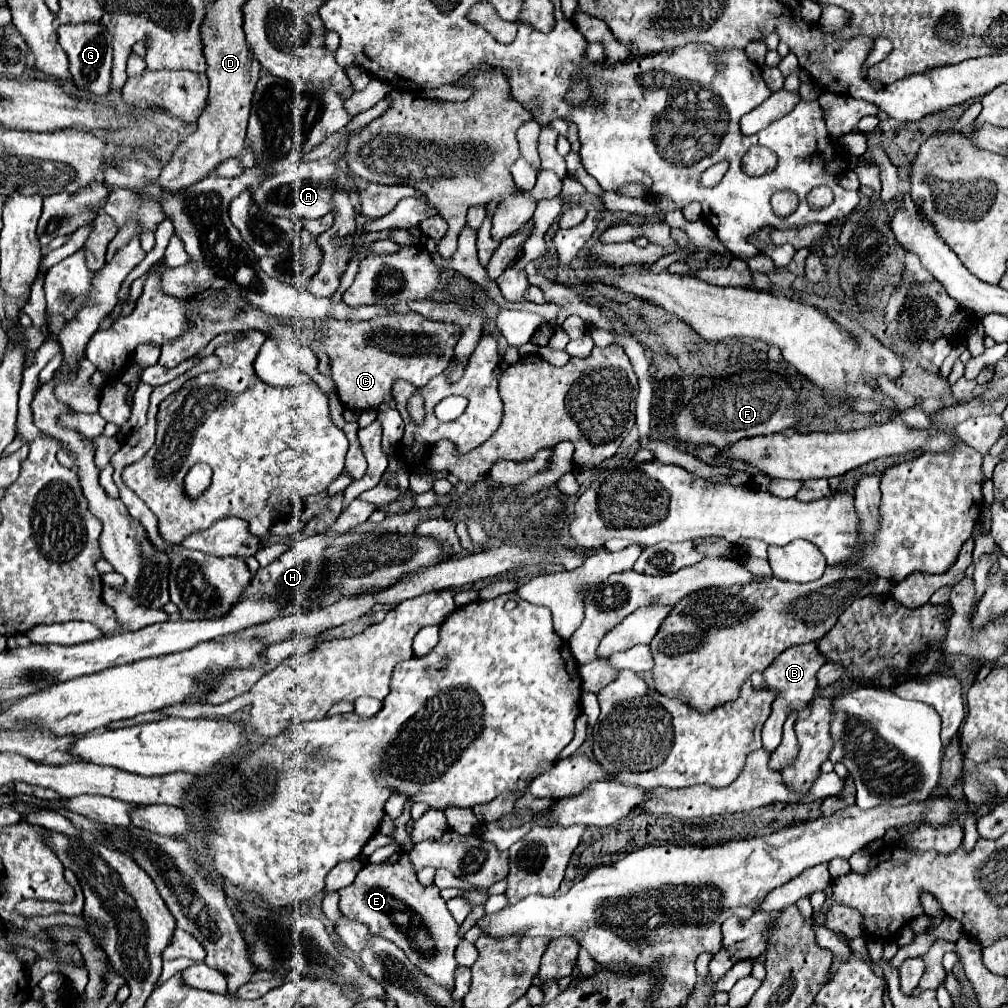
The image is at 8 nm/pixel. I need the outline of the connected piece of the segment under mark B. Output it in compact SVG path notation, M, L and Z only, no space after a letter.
M805 643L805 645L795 645L795 647L789 647L787 651L783 651L775 659L775 663L763 673L763 677L767 679L769 691L779 693L779 697L773 701L771 715L769 715L769 719L765 721L765 727L763 727L763 747L765 749L775 751L775 747L781 743L781 731L783 731L783 721L785 721L787 713L789 711L801 711L815 697L815 691L817 691L815 673L819 671L819 667L825 661L827 659L823 659L823 655L815 647L815 643Z

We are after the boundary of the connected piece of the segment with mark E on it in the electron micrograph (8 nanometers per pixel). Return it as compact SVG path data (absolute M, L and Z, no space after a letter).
M405 851L391 855L379 865L365 865L355 881L339 889L339 909L349 919L367 925L373 935L379 935L405 951L405 955L427 973L435 983L453 987L453 973L458 966L455 947L462 940L459 925L447 911L437 885L423 887L413 871L413 863Z

